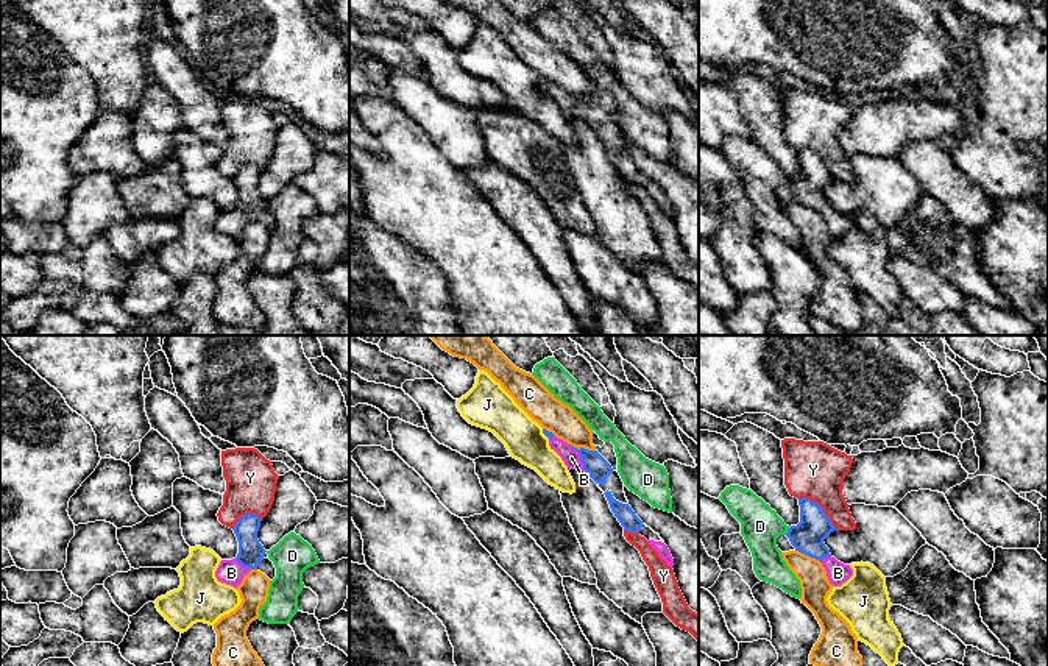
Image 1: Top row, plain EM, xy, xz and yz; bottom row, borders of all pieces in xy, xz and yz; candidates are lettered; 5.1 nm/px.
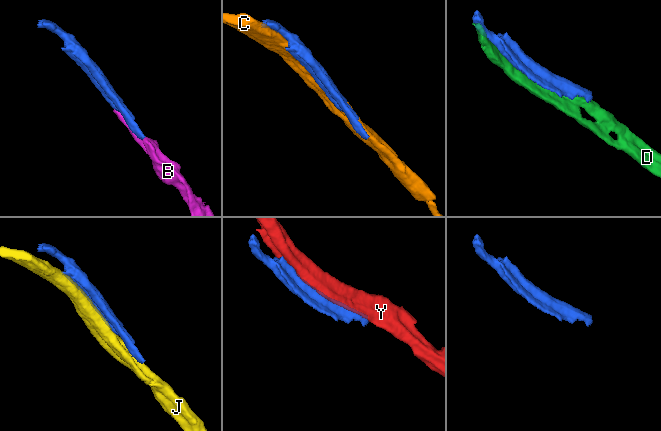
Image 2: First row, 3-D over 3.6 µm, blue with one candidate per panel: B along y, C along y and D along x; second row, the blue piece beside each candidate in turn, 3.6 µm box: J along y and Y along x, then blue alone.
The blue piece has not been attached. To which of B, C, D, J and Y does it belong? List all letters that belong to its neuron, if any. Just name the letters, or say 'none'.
B

